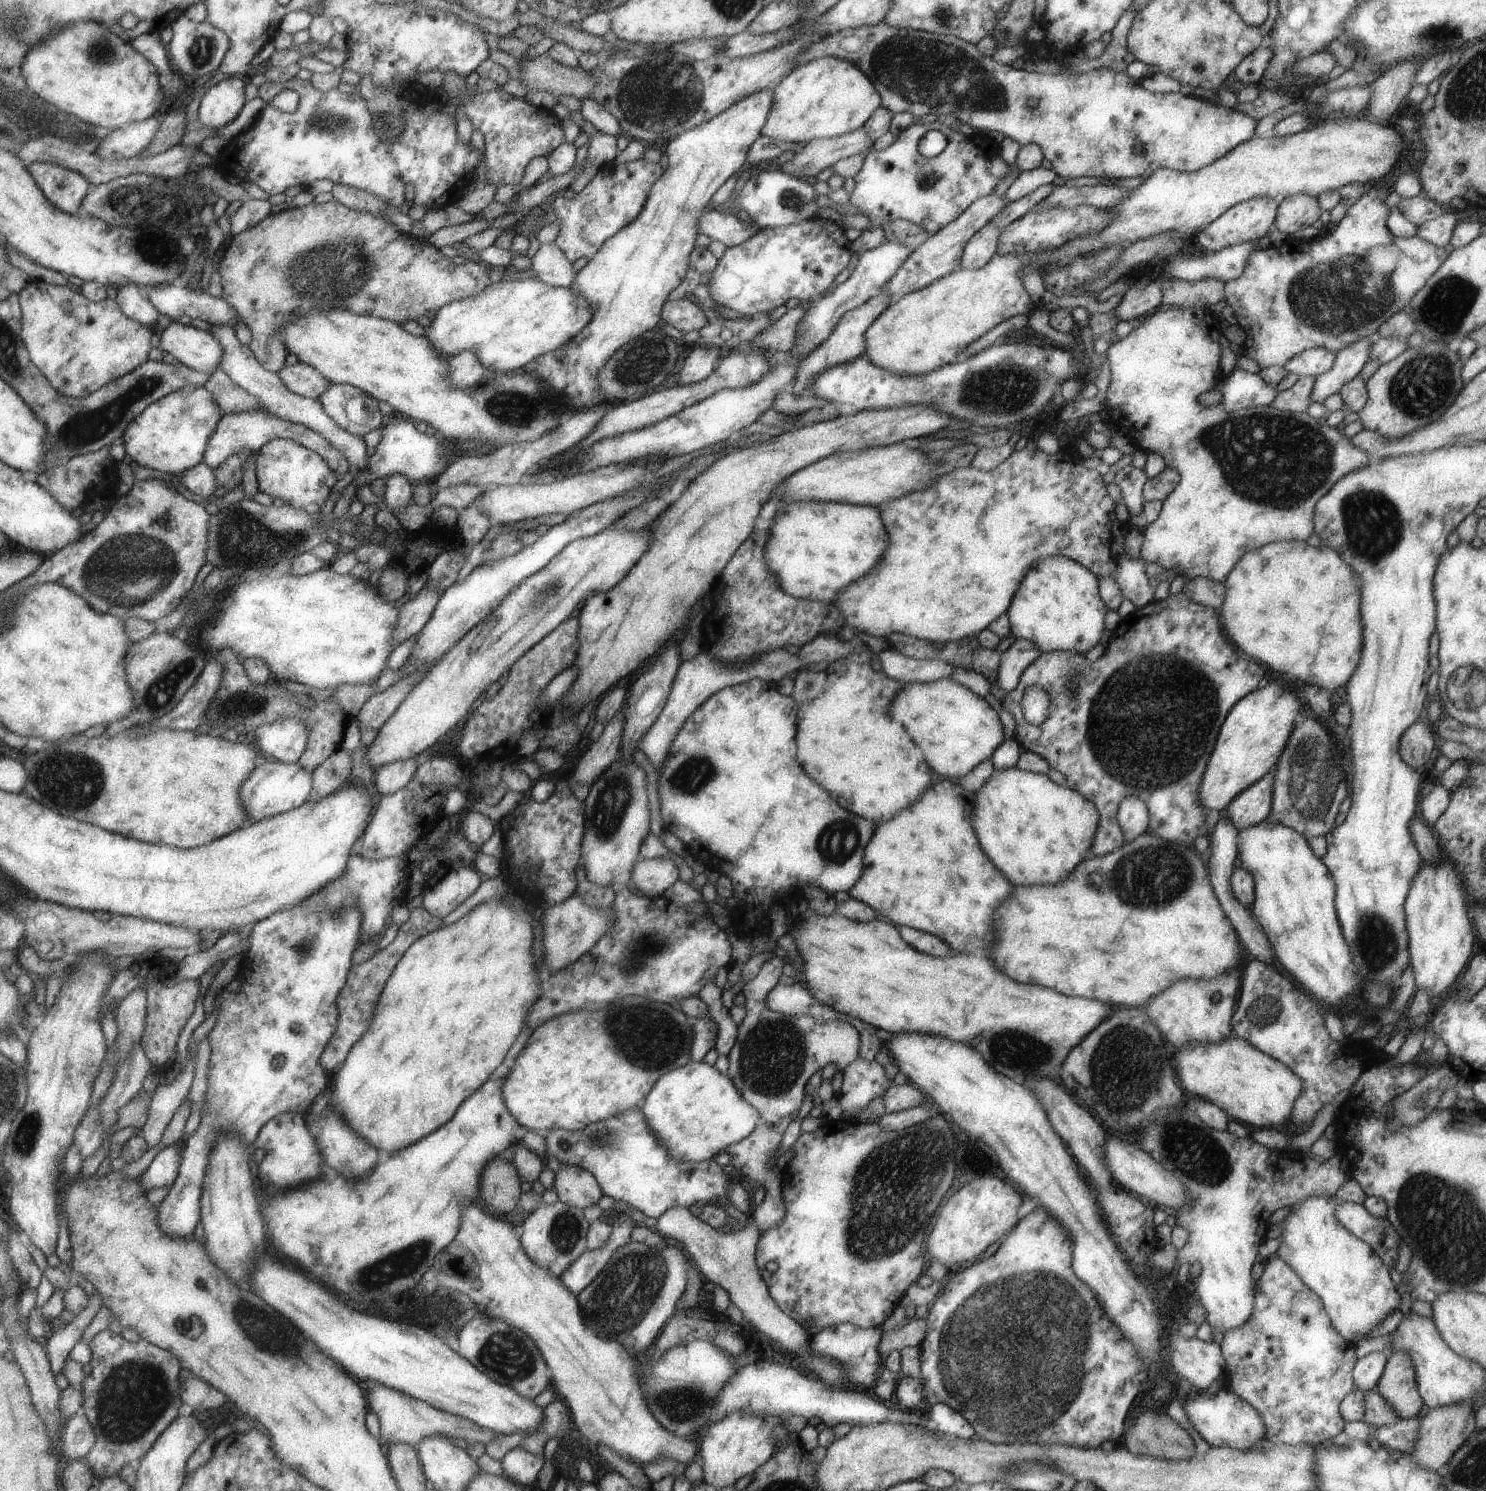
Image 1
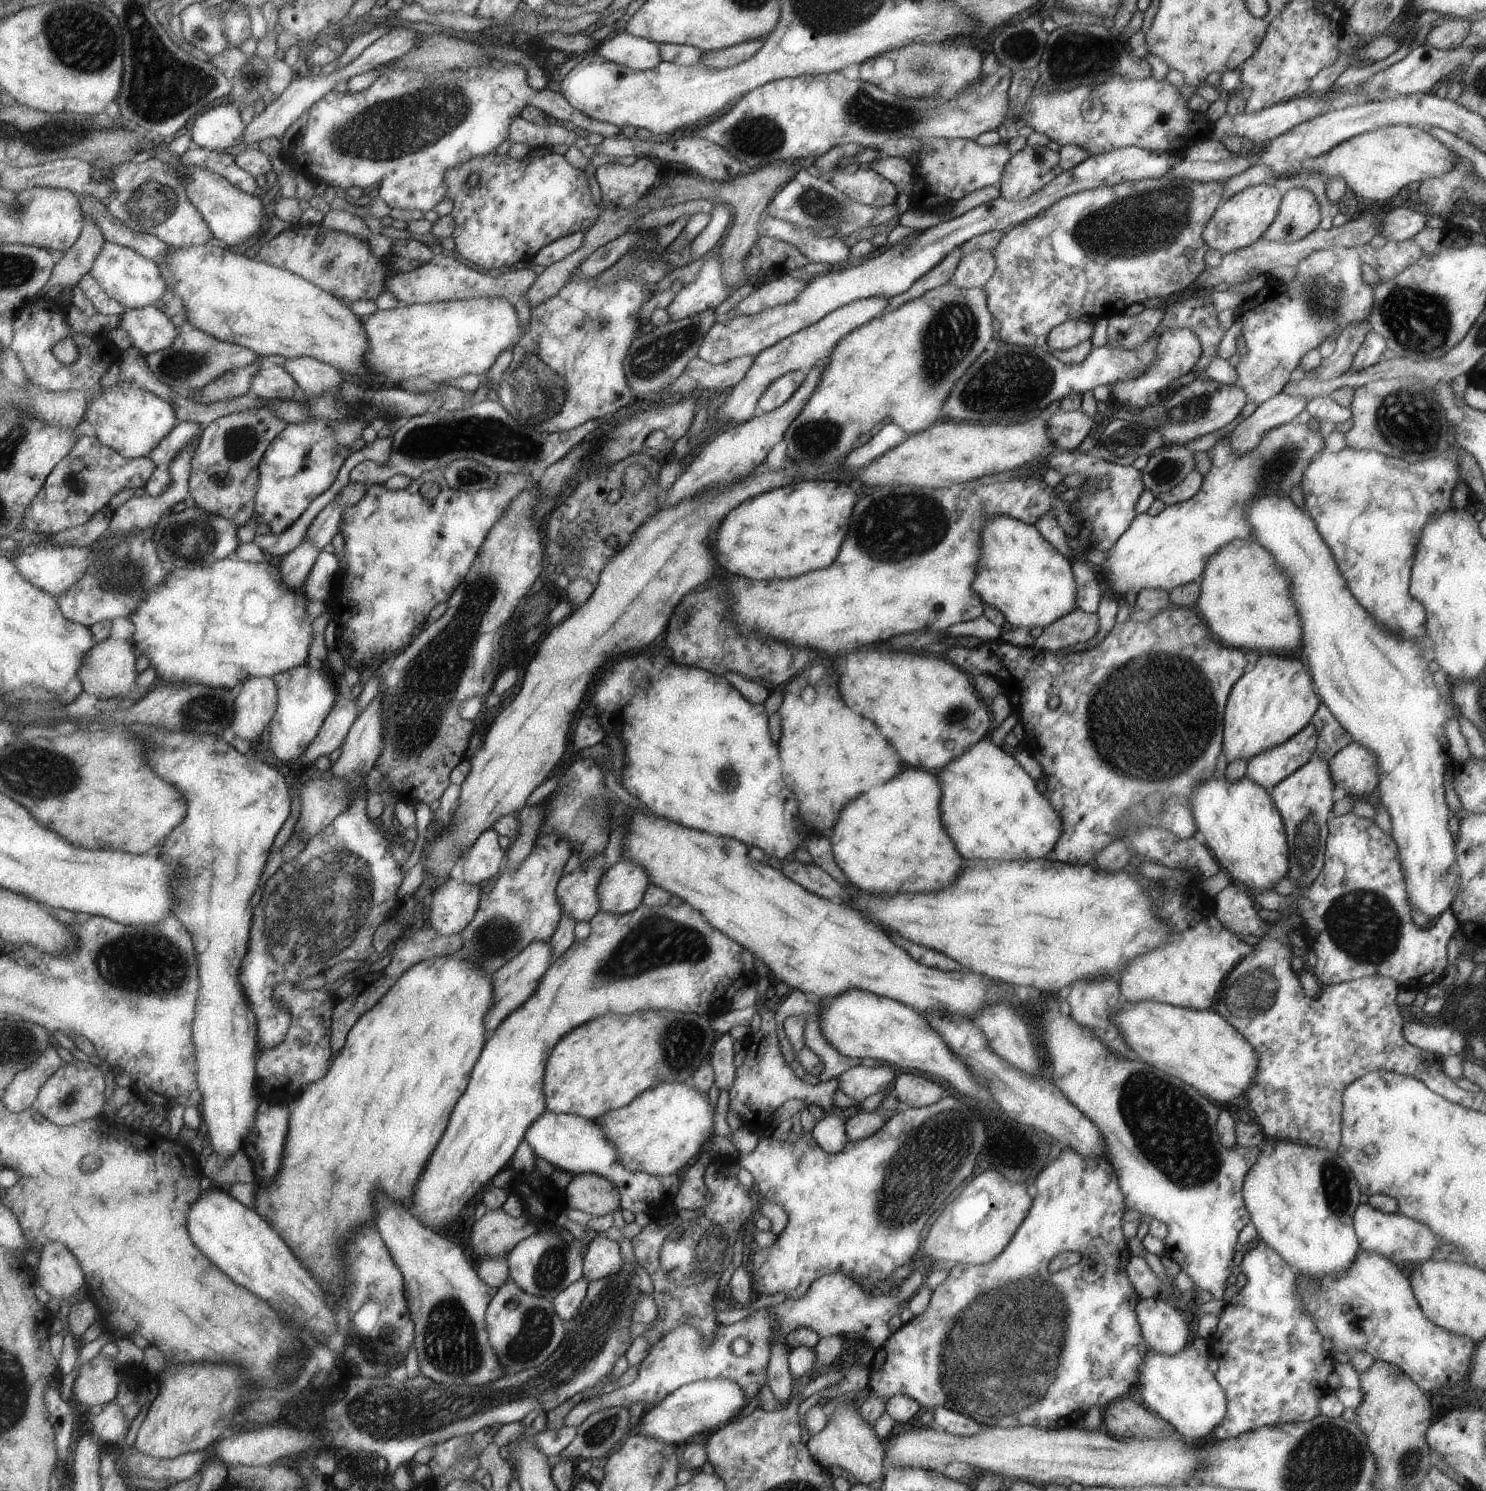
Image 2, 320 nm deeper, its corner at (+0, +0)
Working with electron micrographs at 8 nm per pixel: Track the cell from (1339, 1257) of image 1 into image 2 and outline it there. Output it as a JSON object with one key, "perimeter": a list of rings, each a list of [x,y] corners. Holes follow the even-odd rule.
{"perimeter":[[[1271,1139],[1258,1149],[1254,1163],[1245,1173],[1241,1196],[1259,1240],[1270,1246],[1293,1270],[1307,1276],[1324,1277],[1344,1271],[1360,1250],[1352,1214],[1357,1208],[1358,1182],[1347,1163],[1335,1152],[1295,1141]]]}

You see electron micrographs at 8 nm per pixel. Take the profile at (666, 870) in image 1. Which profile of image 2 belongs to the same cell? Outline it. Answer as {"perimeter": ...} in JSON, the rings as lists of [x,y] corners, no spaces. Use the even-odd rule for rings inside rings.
{"perimeter":[[[619,859],[613,866],[604,870],[597,883],[598,910],[609,914],[625,914],[642,904],[644,890],[648,887],[647,876],[640,866],[626,859]]]}

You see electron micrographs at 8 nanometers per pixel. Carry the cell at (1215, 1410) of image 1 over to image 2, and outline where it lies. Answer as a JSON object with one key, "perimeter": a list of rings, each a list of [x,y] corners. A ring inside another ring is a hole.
{"perimeter":[[[1195,1336],[1176,1353],[1166,1355],[1148,1349],[1135,1368],[1139,1398],[1148,1411],[1169,1423],[1185,1441],[1213,1440],[1212,1430],[1225,1414],[1223,1389],[1207,1369],[1210,1358],[1206,1339]]]}

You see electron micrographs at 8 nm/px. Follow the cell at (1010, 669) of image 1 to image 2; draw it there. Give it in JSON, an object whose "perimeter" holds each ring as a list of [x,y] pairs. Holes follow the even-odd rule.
{"perimeter":[[[1075,607],[1069,613],[1051,621],[1034,640],[1034,648],[1058,652],[1077,642],[1086,642],[1099,628],[1098,616]]]}

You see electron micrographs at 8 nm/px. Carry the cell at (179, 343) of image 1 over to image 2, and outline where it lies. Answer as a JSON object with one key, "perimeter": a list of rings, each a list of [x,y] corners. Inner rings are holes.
{"perimeter":[[[154,305],[128,308],[120,316],[119,327],[130,337],[131,346],[139,349],[144,356],[168,349],[180,333],[171,318]]]}

